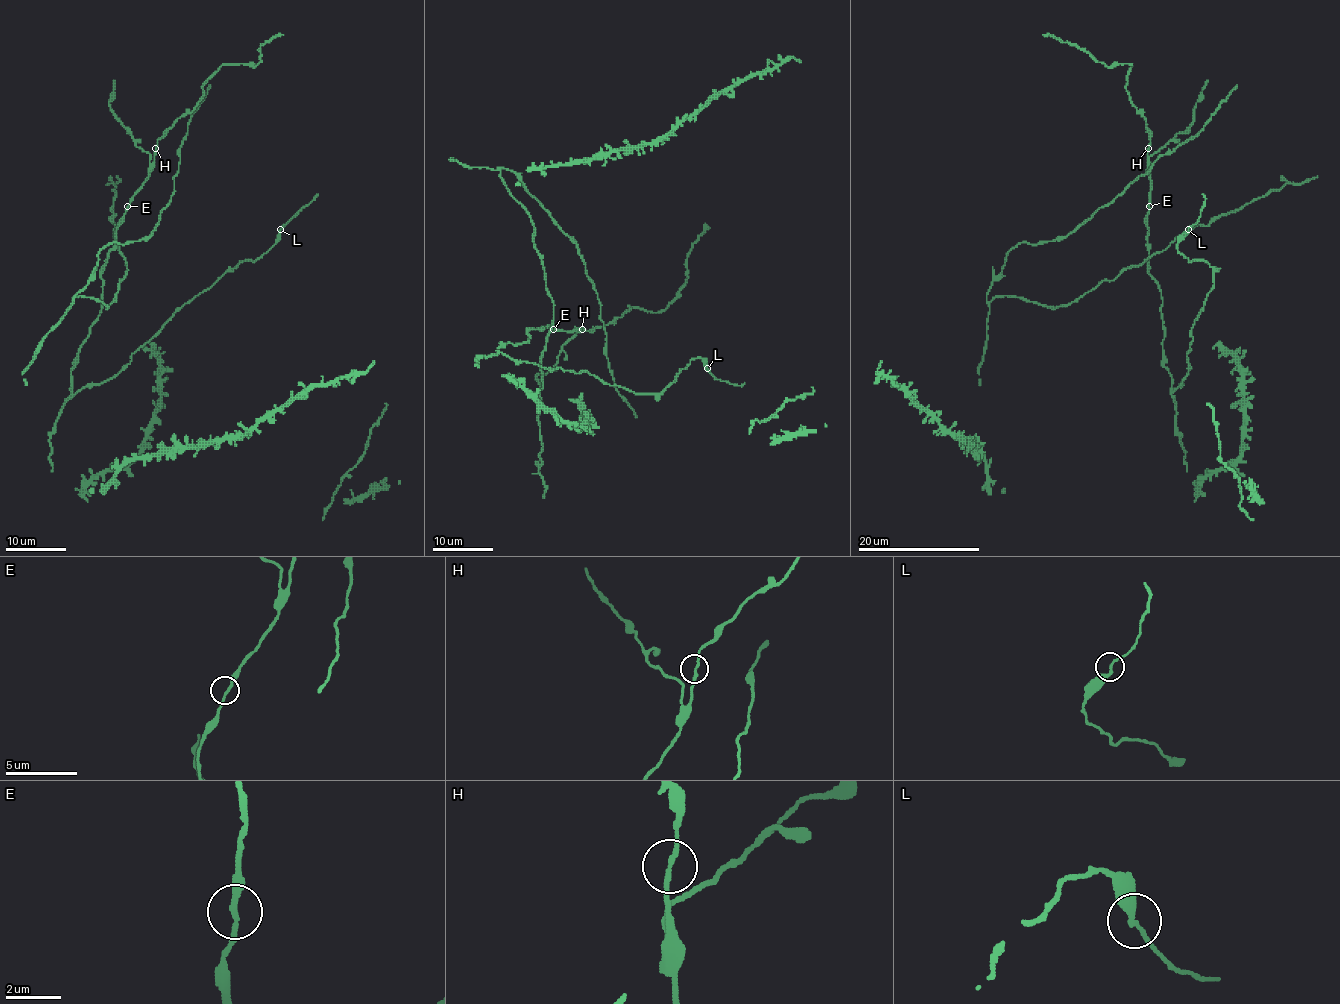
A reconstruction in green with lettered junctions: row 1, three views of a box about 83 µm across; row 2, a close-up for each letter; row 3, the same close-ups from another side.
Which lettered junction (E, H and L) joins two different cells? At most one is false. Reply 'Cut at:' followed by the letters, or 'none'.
Cut at: none

